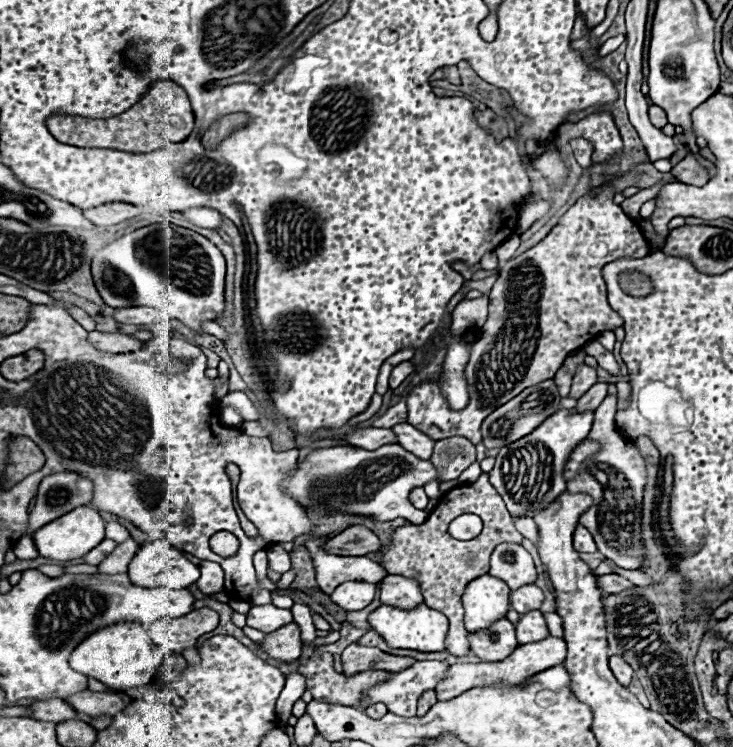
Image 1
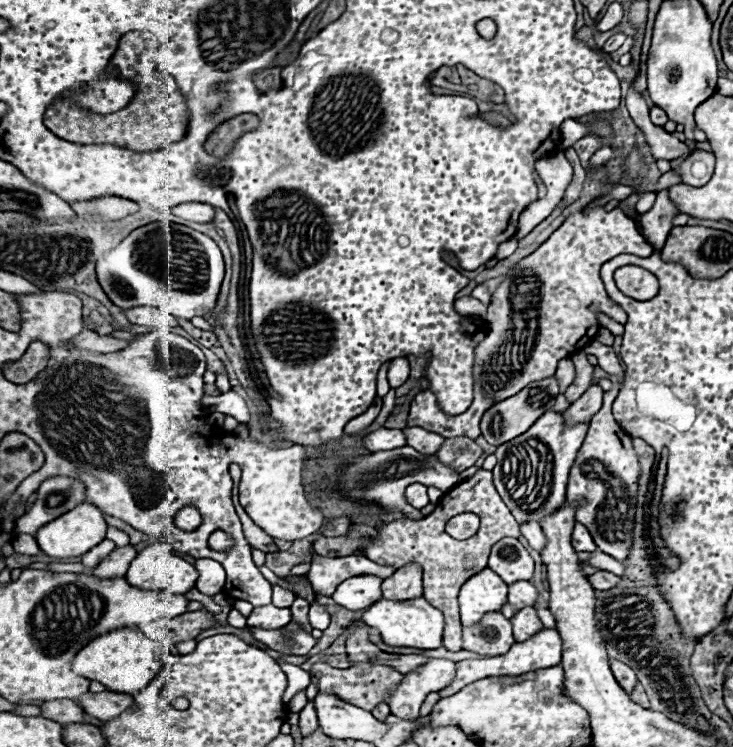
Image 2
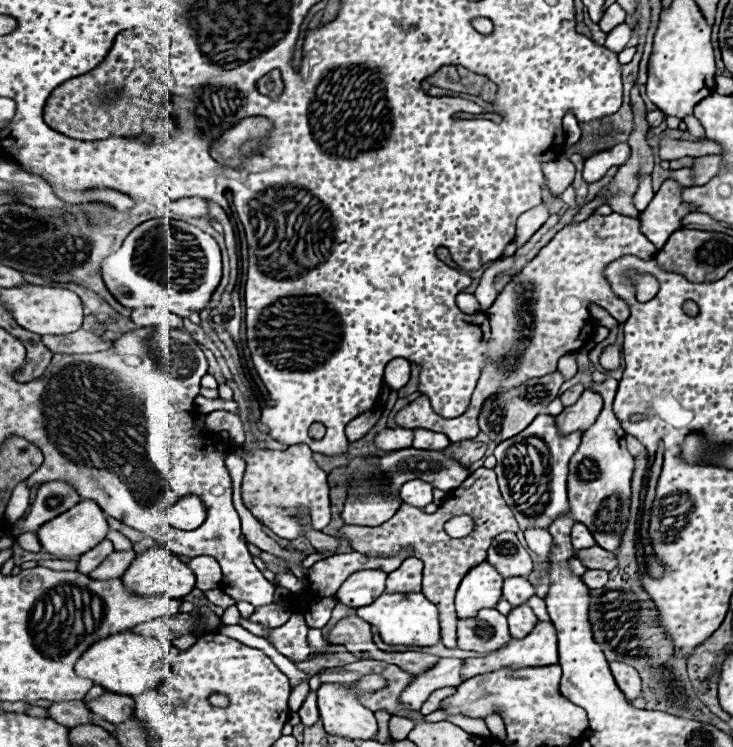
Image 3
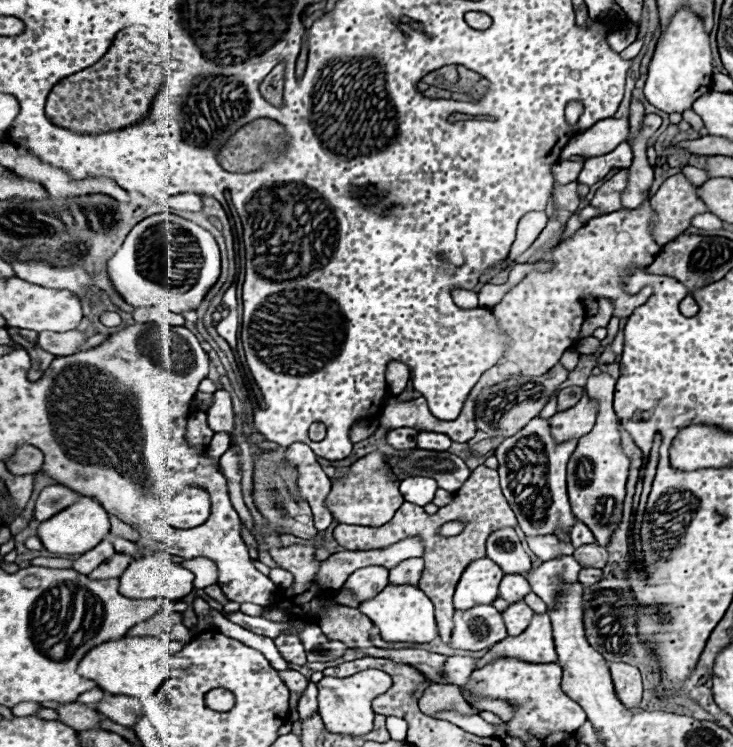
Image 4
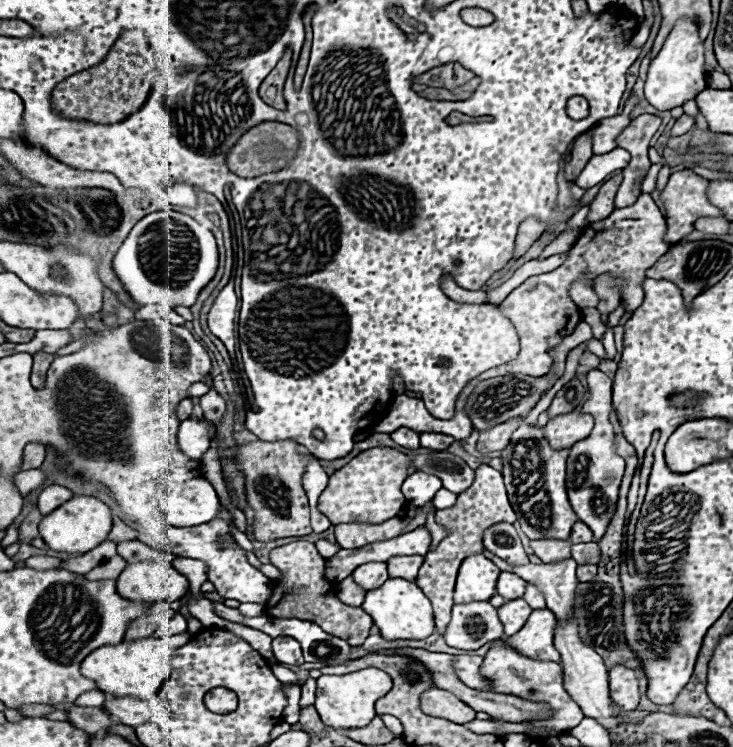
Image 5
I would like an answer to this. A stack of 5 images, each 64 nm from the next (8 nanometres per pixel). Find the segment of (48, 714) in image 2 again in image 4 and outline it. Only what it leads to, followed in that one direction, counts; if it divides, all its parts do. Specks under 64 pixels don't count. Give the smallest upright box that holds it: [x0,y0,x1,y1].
[58,702,102,730]

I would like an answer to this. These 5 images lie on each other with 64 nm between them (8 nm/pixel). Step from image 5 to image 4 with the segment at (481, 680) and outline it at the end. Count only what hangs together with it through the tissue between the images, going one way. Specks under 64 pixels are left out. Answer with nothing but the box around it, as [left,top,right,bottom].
[444,656,476,686]

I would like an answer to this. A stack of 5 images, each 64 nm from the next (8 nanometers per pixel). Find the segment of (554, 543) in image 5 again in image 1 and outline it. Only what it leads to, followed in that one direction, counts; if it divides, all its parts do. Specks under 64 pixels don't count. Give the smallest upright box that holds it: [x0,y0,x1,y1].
[514,518,538,544]

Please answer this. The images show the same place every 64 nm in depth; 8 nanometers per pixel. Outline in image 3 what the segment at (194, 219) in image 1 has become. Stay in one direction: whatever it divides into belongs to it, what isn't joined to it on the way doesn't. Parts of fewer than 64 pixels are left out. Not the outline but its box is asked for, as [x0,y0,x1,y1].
[168,198,208,218]

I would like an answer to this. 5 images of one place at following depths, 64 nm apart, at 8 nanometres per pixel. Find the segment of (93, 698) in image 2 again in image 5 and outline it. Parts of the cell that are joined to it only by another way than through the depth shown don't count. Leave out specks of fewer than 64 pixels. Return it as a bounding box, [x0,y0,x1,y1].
[104,698,148,728]

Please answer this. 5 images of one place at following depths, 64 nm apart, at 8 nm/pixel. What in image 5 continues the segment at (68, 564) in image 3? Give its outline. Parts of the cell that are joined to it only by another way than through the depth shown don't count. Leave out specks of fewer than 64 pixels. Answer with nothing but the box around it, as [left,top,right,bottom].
[26,556,60,570]

